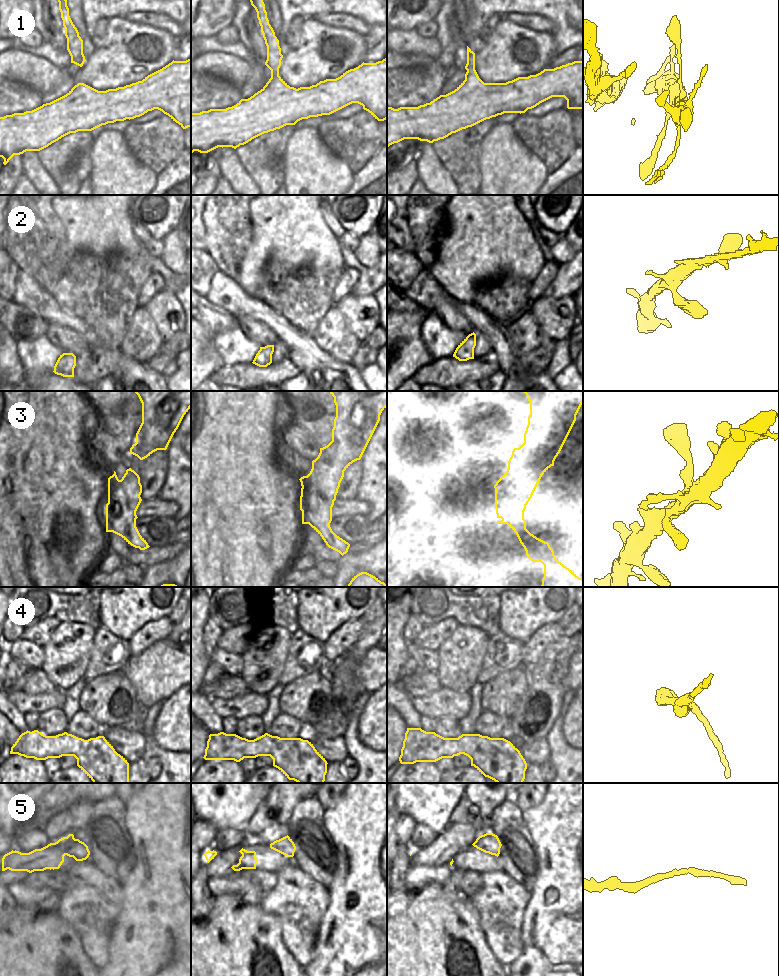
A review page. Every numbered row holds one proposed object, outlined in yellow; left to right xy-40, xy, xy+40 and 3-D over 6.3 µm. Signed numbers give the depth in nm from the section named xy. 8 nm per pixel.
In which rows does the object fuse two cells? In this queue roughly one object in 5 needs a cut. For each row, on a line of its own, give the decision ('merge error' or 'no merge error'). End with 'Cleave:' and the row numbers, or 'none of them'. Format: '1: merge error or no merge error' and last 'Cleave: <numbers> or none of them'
1: no merge error
2: no merge error
3: no merge error
4: no merge error
5: no merge error
Cleave: none of them

